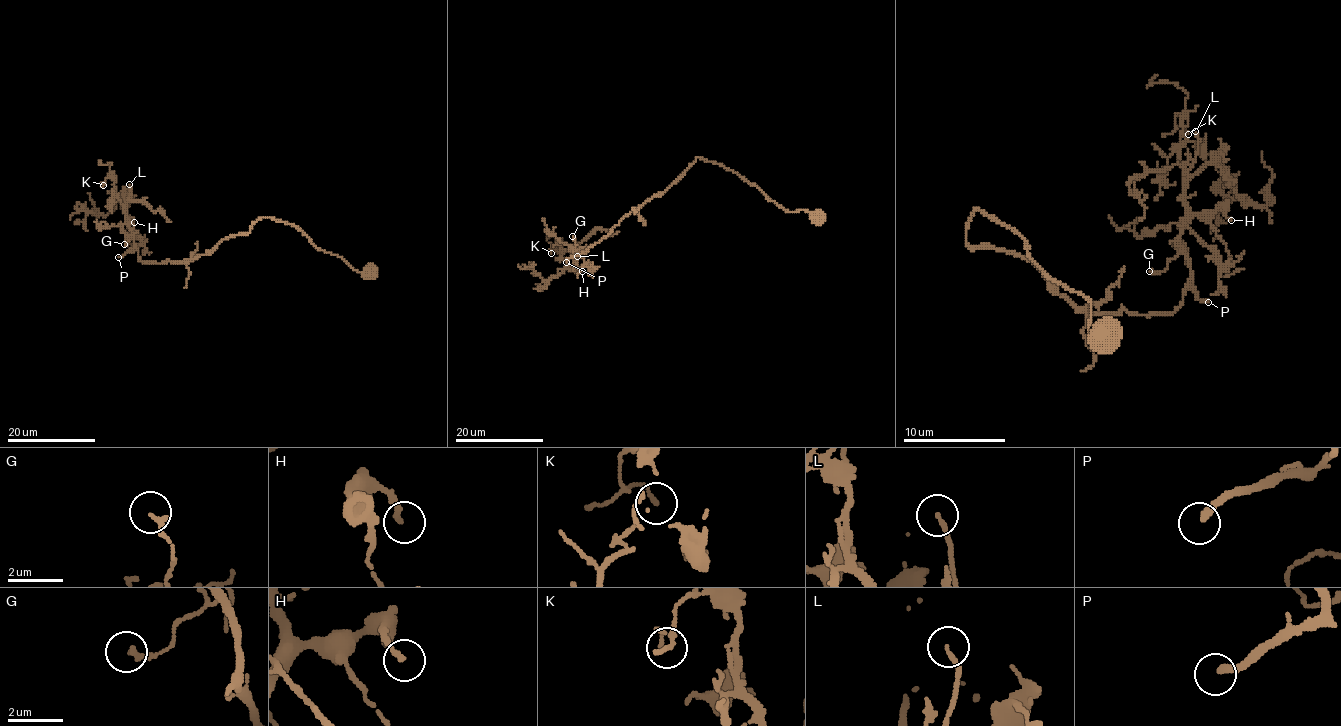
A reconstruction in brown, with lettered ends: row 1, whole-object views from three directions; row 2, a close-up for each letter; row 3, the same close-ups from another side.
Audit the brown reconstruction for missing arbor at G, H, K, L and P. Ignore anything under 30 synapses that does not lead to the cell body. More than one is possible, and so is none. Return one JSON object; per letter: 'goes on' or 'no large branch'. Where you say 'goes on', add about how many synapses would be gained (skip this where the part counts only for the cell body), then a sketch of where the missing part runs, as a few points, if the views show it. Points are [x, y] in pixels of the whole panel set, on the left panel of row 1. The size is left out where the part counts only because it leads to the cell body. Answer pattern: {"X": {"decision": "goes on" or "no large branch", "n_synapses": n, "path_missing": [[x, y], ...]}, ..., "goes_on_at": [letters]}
{"G": {"decision": "no large branch"}, "H": {"decision": "no large branch"}, "K": {"decision": "no large branch"}, "L": {"decision": "no large branch"}, "P": {"decision": "goes on", "n_synapses": 100}, "goes_on_at": ["P"]}

